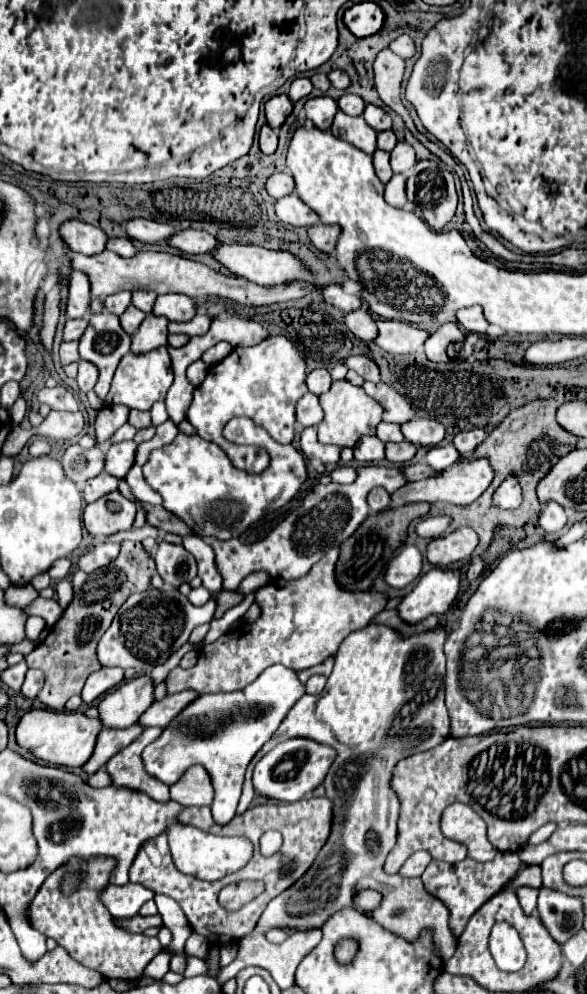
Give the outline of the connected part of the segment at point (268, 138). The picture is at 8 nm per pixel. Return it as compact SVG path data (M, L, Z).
M269 124L259 130L259 148L263 154L273 154L277 150L277 132Z

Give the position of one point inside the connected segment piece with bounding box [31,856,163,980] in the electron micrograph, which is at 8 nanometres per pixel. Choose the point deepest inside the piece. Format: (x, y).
(81, 924)

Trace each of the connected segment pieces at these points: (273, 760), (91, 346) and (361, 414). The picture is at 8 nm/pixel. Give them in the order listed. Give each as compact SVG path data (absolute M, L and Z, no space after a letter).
M289 738L281 744L277 744L271 752L267 752L259 764L253 770L253 784L255 790L265 796L279 802L297 802L303 796L311 794L327 776L327 770L337 758L337 750L315 742L311 738Z
M101 312L101 314L91 314L89 316L89 328L85 330L83 338L79 340L79 354L83 360L93 362L99 368L99 380L95 384L95 392L102 400L102 406L98 411L103 410L105 405L105 397L109 392L111 380L113 380L113 372L119 364L119 360L131 350L131 334L127 334L119 322L119 316L109 314L109 312Z
M339 380L331 384L331 390L319 396L321 408L325 412L325 418L319 422L319 442L323 444L335 444L335 446L349 446L353 448L355 442L363 434L375 434L375 426L381 422L383 408L363 392L361 386L353 386L347 380Z

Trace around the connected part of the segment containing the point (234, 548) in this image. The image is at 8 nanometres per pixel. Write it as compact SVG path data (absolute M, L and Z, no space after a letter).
M357 466L357 478L353 484L317 484L315 488L311 488L307 492L307 496L303 498L303 504L295 510L291 510L287 514L287 518L283 518L281 524L277 524L265 538L255 540L251 544L243 544L239 538L229 538L229 540L211 540L211 548L215 552L215 564L219 574L223 576L223 584L227 590L235 590L241 580L251 574L251 572L267 572L271 578L283 578L283 580L295 580L295 578L303 578L305 574L309 574L309 570L313 568L313 564L317 564L325 552L331 546L339 546L341 540L347 540L357 526L369 516L369 506L365 502L369 490L373 486L383 486L389 494L393 494L399 486L403 486L407 480L401 474L401 466Z

